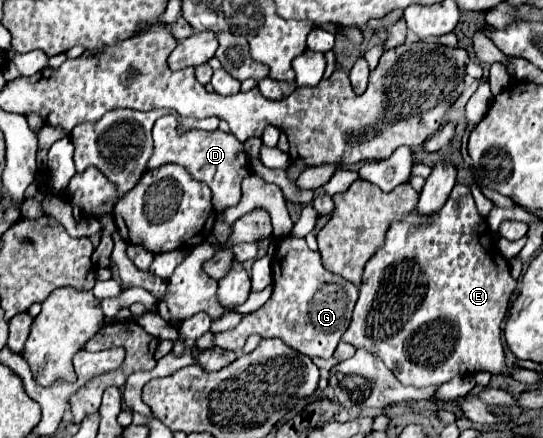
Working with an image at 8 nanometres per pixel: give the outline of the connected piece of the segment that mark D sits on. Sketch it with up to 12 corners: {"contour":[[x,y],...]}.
{"contour":[[163,116],[149,168],[179,164],[235,206],[249,174],[243,144],[221,130],[187,130]]}

